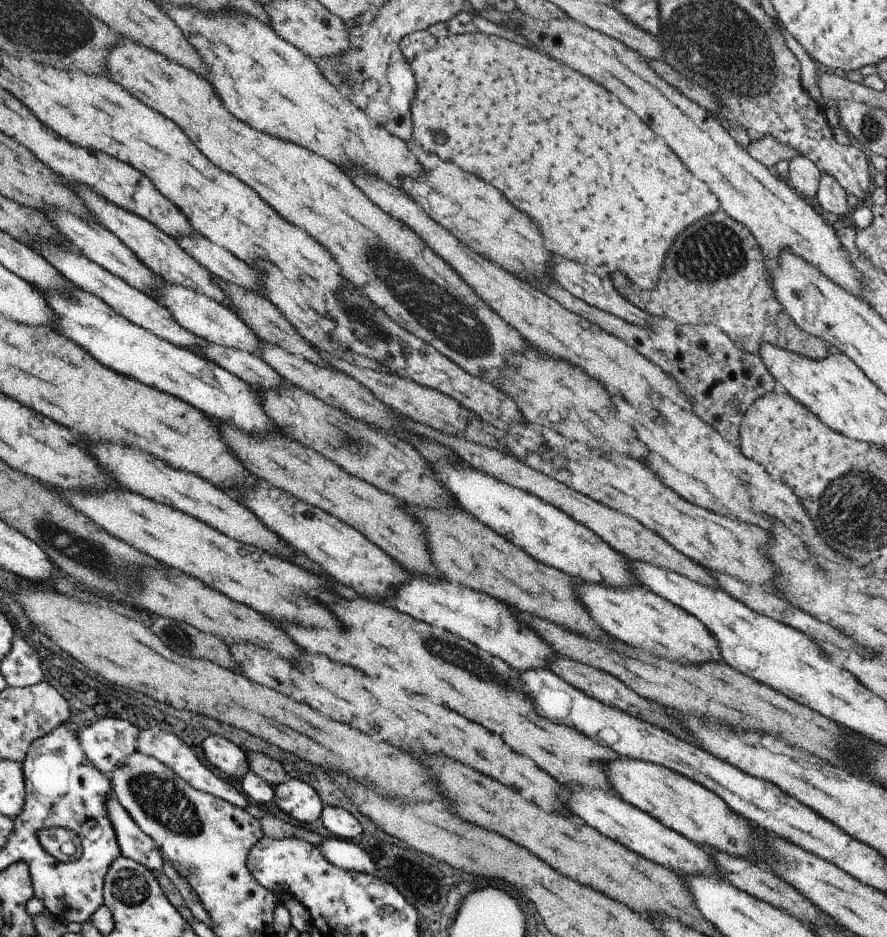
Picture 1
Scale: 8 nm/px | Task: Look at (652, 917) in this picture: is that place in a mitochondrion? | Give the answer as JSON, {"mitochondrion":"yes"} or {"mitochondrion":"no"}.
{"mitochondrion":"no"}

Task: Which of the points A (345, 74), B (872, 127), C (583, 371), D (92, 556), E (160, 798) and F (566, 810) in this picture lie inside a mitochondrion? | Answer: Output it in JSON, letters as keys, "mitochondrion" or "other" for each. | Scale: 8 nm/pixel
{"A":"mitochondrion","B":"mitochondrion","C":"other","D":"mitochondrion","E":"mitochondrion","F":"other"}

